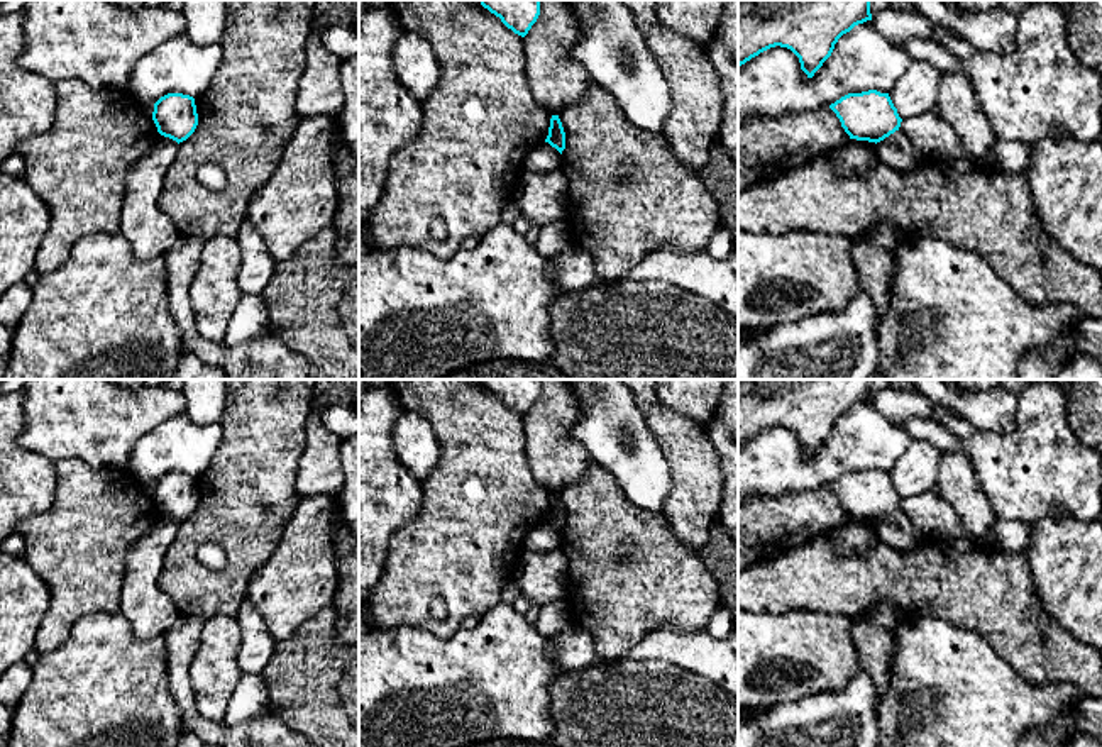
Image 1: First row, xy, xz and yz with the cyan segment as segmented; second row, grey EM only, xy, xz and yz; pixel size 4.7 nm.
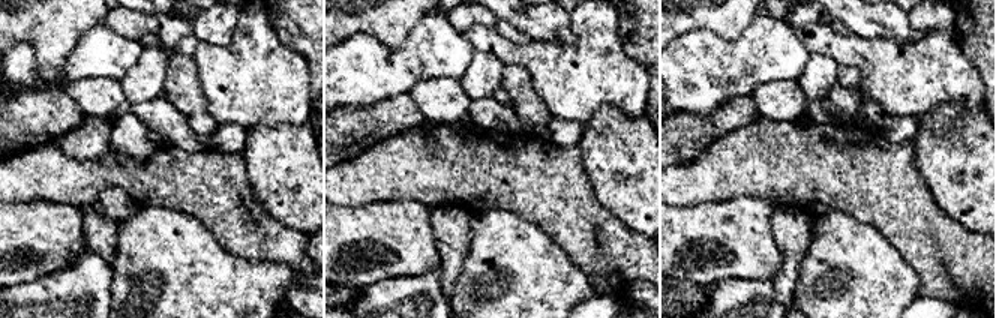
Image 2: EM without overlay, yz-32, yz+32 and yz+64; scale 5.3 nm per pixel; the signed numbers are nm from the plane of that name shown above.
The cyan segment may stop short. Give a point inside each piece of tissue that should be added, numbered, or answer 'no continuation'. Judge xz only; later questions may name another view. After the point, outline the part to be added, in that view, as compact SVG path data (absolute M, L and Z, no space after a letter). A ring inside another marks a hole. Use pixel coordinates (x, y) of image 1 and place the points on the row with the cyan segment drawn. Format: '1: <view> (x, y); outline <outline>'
no continuation

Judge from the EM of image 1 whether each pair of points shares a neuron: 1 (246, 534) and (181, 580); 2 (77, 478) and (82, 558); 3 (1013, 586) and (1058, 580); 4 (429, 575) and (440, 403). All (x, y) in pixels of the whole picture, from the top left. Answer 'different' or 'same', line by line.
1: same
2: same
3: different
4: same

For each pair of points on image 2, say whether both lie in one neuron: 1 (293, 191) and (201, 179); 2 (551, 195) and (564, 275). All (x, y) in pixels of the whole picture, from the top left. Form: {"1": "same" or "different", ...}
{"1": "different", "2": "different"}

